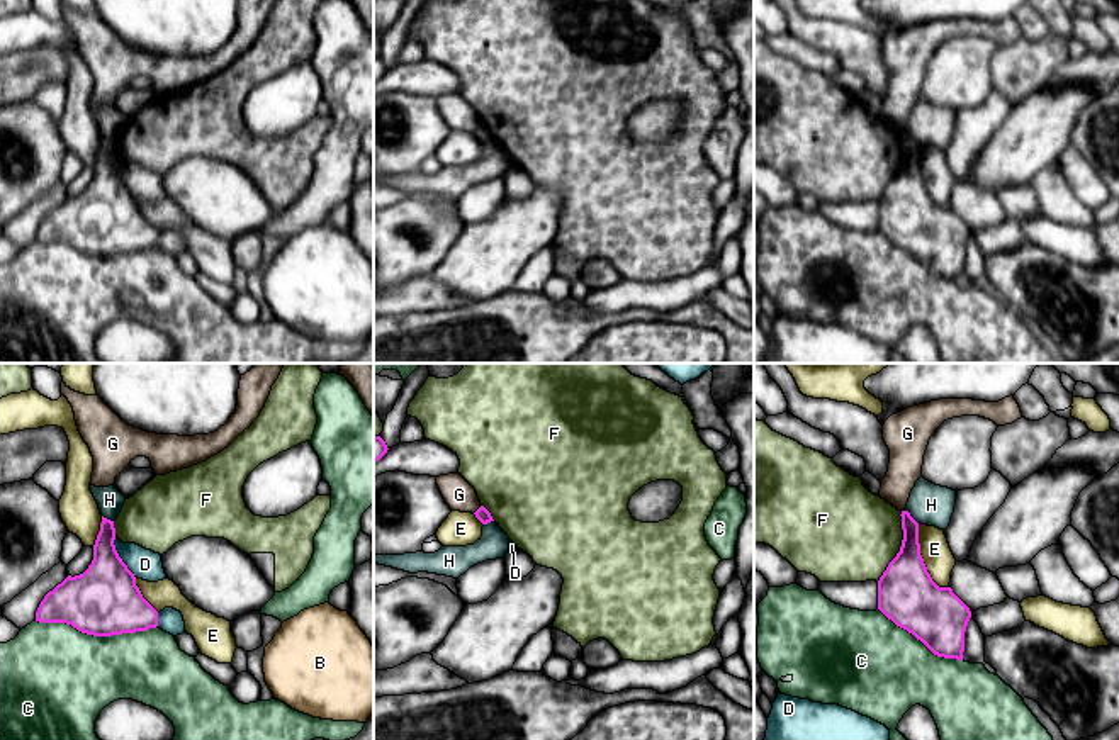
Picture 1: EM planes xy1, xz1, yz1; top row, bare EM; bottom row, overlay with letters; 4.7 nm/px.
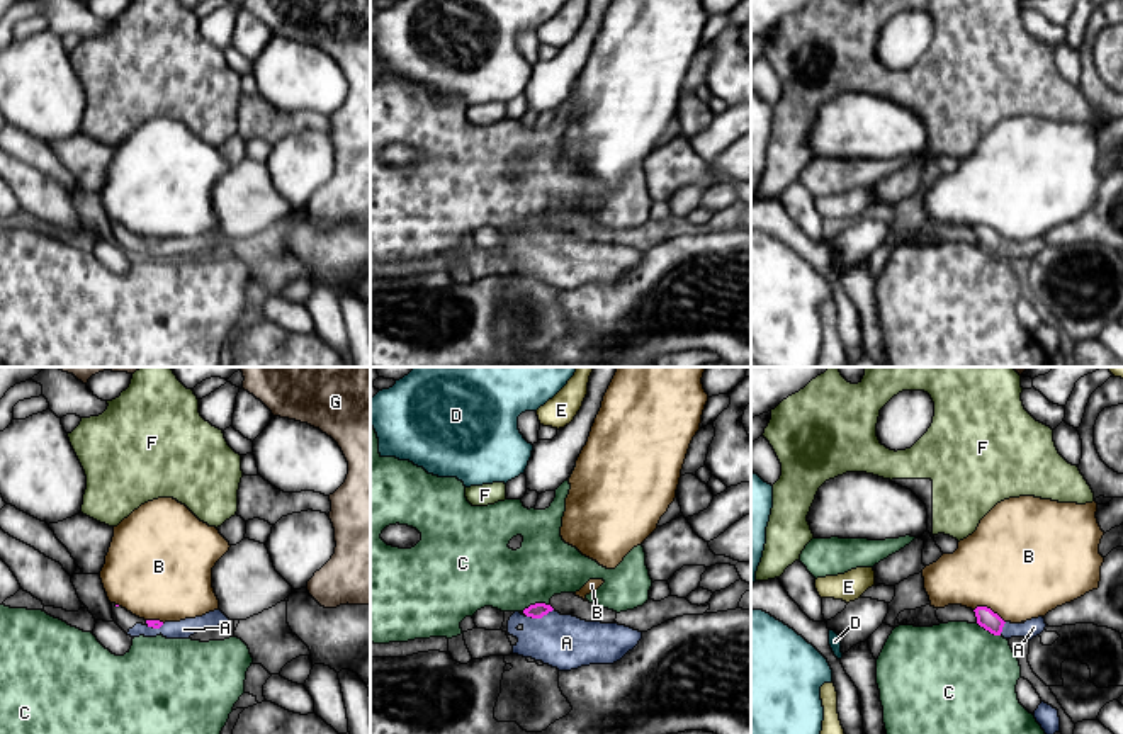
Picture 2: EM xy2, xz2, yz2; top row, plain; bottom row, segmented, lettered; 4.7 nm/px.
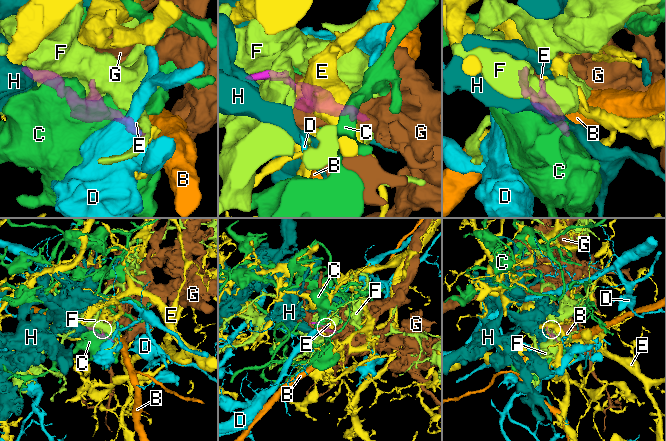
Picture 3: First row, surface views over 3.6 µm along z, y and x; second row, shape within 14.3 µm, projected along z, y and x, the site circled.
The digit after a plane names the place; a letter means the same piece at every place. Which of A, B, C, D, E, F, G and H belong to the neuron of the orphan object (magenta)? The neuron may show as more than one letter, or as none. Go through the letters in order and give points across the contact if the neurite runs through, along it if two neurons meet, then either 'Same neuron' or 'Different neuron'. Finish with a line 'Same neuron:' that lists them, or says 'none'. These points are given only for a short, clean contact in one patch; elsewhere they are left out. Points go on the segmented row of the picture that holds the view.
A: Path across: xz2 (537, 610), (539, 617), (566, 643). Same neuron
B: Boundary: yz2 (974, 609), (991, 609), (1004, 622). Different neuron
C: Different neuron
D: Different neuron
E: Different neuron
F: Different neuron
G: Different neuron
H: Boundary: yz1 (905, 510), (919, 523). Different neuron
Same neuron: A

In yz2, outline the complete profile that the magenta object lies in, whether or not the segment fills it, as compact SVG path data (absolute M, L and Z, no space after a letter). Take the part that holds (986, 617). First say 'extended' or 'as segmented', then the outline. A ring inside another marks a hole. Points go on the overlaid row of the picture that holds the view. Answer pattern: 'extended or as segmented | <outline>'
extended | M977 607L975 610L977 624L994 635L1002 635L1004 639L1024 637L1031 641L1040 635L1047 624L1043 617L1026 620L1024 624L1004 622L997 613L987 607Z

